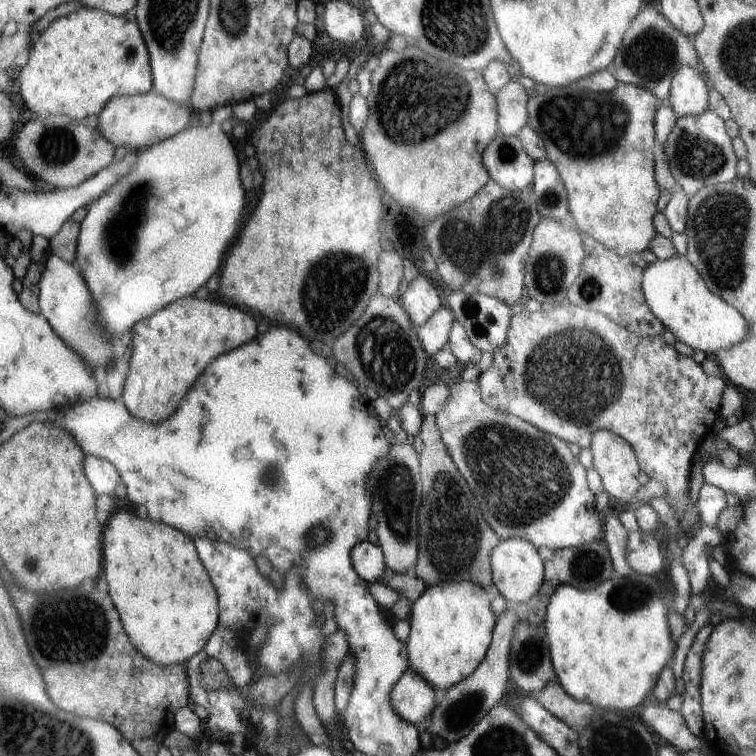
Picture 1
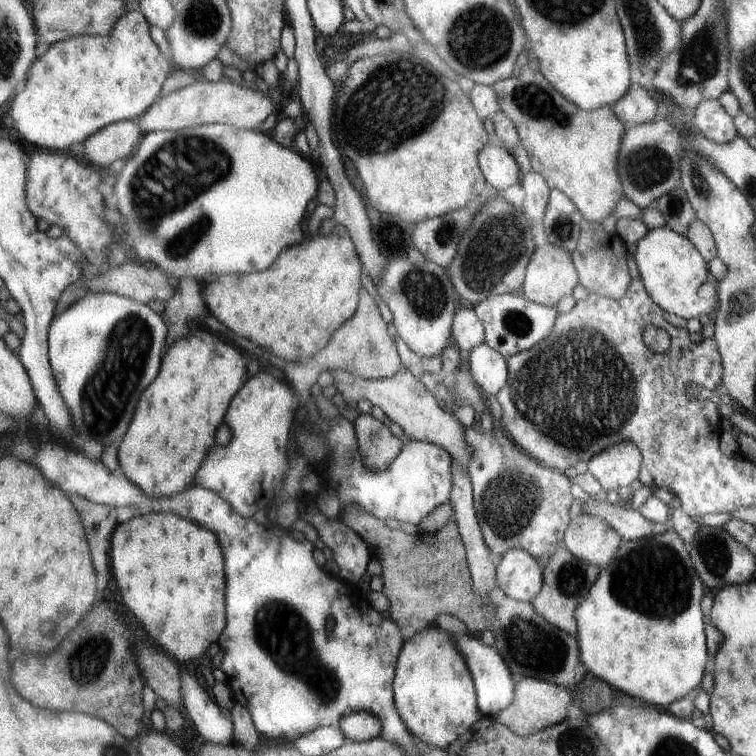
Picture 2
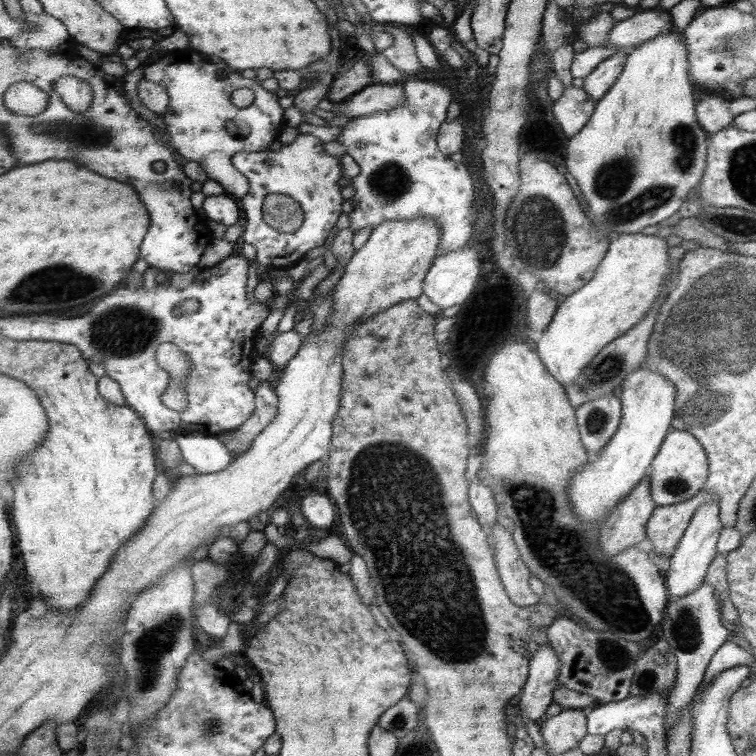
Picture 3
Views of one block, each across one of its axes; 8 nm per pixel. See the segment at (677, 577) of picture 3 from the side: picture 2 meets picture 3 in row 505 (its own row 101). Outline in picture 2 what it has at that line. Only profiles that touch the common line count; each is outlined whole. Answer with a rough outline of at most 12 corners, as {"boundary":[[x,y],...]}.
{"boundary":[[717,99],[701,100],[693,122],[715,144],[738,135],[732,118]]}

